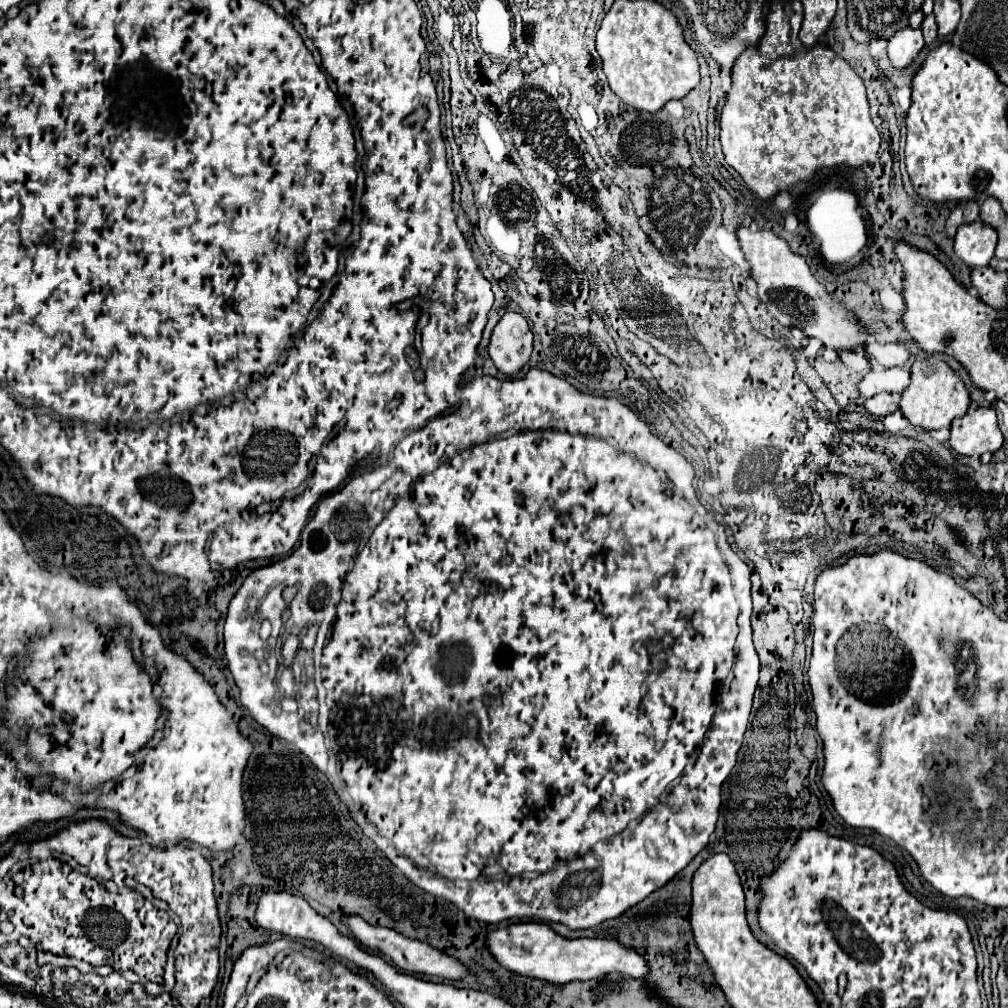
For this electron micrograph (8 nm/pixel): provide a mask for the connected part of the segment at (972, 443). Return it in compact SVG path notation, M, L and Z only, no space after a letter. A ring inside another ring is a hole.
M977 407L973 413L967 413L953 421L951 427L951 449L961 455L983 455L983 453L995 453L1003 445L1003 433L997 425L997 413L993 407Z

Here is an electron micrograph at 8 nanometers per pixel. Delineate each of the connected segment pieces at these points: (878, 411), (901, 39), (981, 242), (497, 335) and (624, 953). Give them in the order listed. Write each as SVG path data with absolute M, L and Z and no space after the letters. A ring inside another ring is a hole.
M879 393L871 399L865 401L865 409L877 417L885 417L893 411L899 409L899 399L901 395L893 395L893 393Z
M903 27L899 31L895 31L895 35L889 39L889 59L895 67L903 69L907 67L915 57L917 53L921 51L923 47L923 35L921 35L921 29L913 29L913 27Z
M983 221L961 225L955 235L955 253L969 267L989 265L997 245L997 231Z
M513 311L505 313L493 329L487 351L501 373L515 375L533 351L533 333L527 319Z
M517 923L505 929L495 929L487 935L487 947L489 951L493 951L493 957L503 967L517 971L519 975L551 983L597 979L607 973L621 973L635 979L645 979L649 975L647 961L635 949L625 947L615 939L599 939L599 937L567 939L555 933L545 923Z

